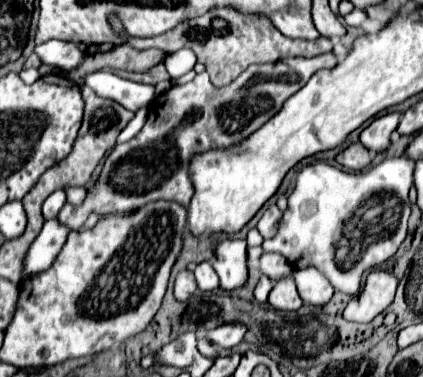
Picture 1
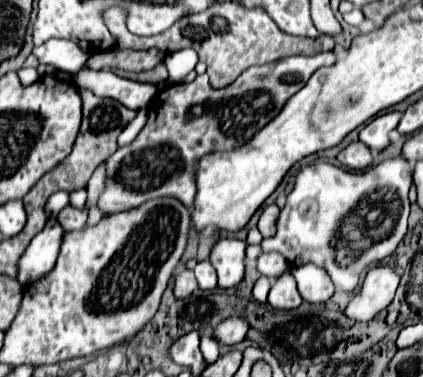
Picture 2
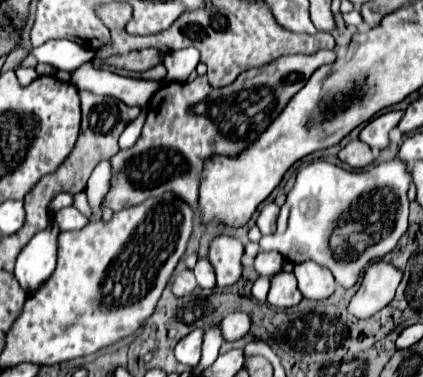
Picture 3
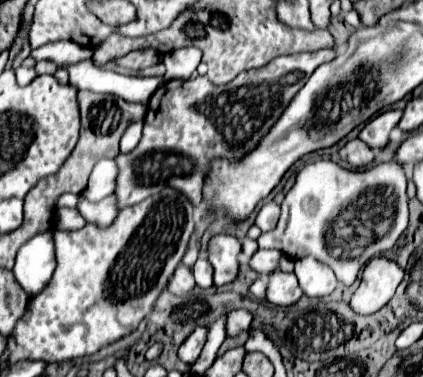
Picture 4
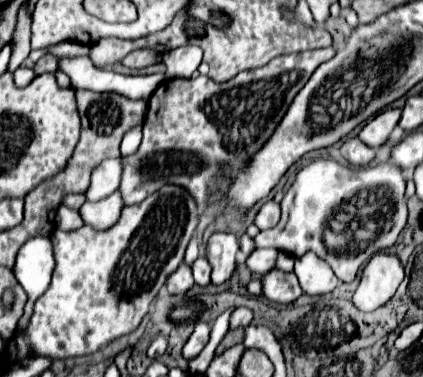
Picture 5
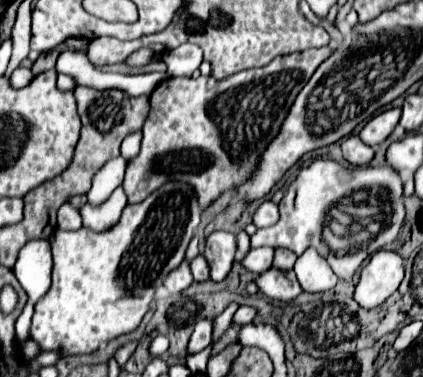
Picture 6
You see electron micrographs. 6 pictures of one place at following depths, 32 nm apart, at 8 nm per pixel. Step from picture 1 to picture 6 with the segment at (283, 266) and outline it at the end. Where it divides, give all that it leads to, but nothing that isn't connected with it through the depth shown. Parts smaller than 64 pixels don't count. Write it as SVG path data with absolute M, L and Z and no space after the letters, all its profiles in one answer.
M250 248L250 252L240 260L240 264L250 272L260 274L272 266L272 258L274 258L272 248Z

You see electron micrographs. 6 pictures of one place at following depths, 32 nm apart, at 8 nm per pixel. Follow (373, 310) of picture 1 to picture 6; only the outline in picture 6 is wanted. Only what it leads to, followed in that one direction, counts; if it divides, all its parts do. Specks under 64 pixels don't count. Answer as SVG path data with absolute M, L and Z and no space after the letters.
M380 250L372 254L370 262L362 268L356 284L354 300L362 308L376 308L388 296L396 292L404 278L404 260L392 250Z

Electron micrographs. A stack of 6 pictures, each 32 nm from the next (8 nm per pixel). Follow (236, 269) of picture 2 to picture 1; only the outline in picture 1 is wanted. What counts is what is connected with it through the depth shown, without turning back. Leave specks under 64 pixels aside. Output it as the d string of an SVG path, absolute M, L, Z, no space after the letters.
M222 240L214 250L212 266L220 278L220 288L236 290L244 286L248 278L246 240Z

